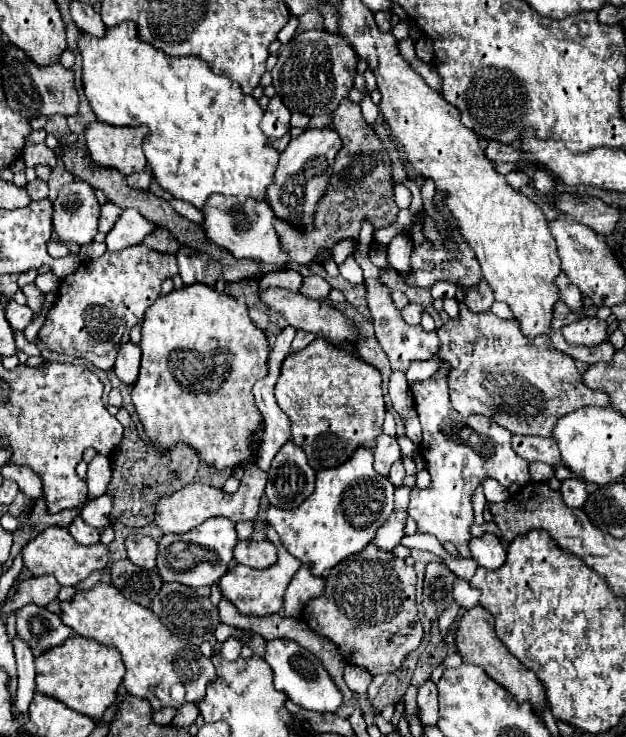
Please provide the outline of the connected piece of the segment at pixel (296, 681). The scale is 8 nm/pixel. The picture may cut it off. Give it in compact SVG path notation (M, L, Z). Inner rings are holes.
M290 639L268 641L264 659L274 671L274 687L282 691L296 705L318 713L336 713L338 707L342 705L344 695L334 683L334 679L328 675L328 671L324 669L322 661L314 653L300 647L296 641L290 641Z

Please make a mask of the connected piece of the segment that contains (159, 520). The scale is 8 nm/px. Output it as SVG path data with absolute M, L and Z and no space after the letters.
M250 465L244 471L244 477L240 479L240 487L234 493L224 493L222 489L210 487L204 483L194 483L194 485L188 485L188 487L176 491L170 497L160 499L158 507L156 507L154 523L160 527L162 533L182 533L182 531L190 531L192 527L204 523L210 517L226 517L232 523L254 521L258 515L258 509L260 509L260 499L264 495L264 487L266 487L266 473L258 465Z

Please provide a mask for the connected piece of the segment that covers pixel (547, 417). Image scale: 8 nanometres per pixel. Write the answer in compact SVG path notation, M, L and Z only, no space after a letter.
M460 303L460 319L446 321L438 329L438 337L440 337L438 361L440 365L442 363L448 365L450 403L460 415L486 415L500 427L508 429L512 435L550 437L556 419L560 419L562 415L568 415L586 405L596 407L610 405L610 397L606 395L606 391L590 389L584 385L574 359L558 351L552 351L548 347L546 335L536 337L532 341L524 337L516 319L500 319L492 311L472 313L464 303Z

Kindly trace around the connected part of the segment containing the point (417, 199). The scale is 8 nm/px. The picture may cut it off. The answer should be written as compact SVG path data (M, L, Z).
M406 180L403 185L412 193L412 202L409 210L416 215L423 209L420 187L413 180Z

